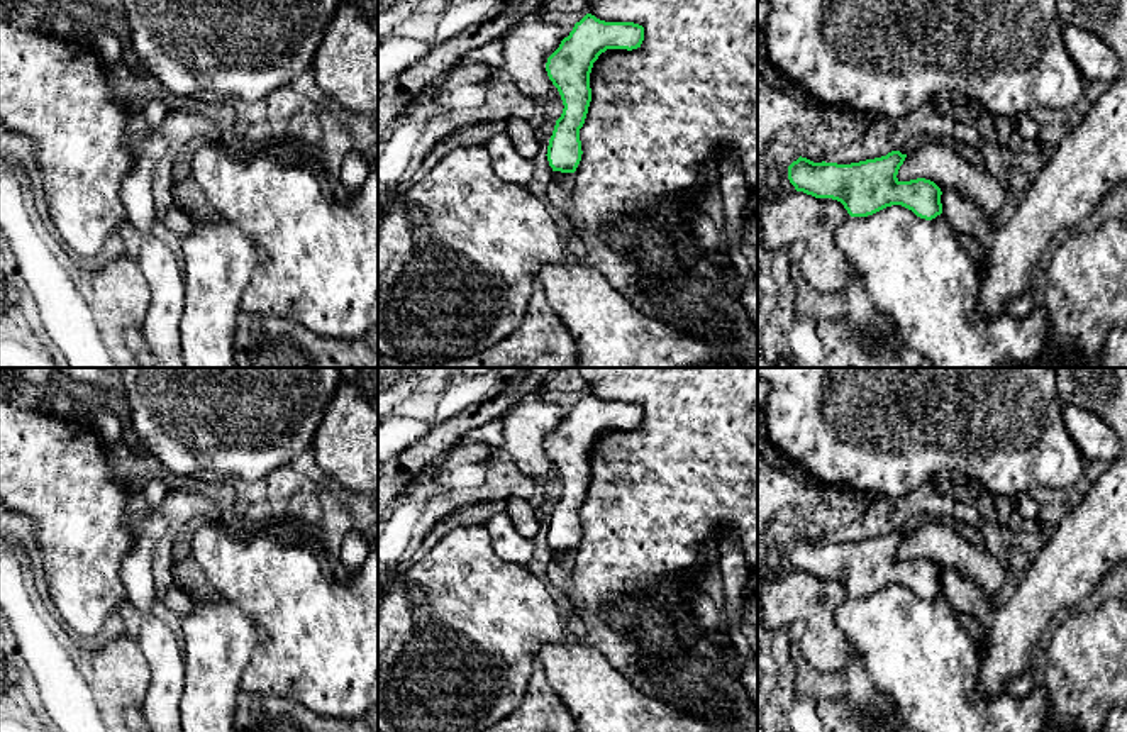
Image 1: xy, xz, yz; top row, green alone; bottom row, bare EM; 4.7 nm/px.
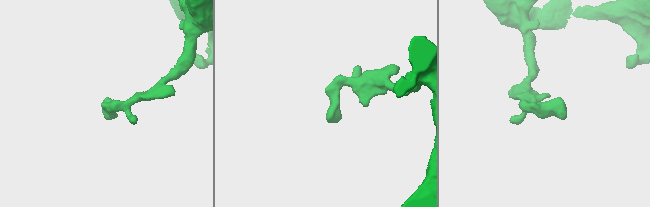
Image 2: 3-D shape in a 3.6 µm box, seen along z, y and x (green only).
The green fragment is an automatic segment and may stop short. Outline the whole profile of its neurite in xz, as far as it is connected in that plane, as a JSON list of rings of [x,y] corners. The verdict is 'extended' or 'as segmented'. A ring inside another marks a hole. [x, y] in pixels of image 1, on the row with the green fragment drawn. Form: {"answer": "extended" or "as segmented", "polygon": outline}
{"answer": "as segmented", "polygon": [[[586,14],[547,58],[547,76],[564,105],[546,154],[552,171],[575,173],[581,161],[580,129],[591,102],[593,63],[607,49],[632,51],[641,47],[642,41],[644,27],[639,24],[605,22]]]}

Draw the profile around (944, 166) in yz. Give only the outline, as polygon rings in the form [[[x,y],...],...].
[[[925,142],[908,154],[897,178],[898,181],[925,178],[941,191],[952,188],[969,198],[990,222],[1007,200],[1005,188],[985,168],[968,163],[954,149],[937,142]]]

